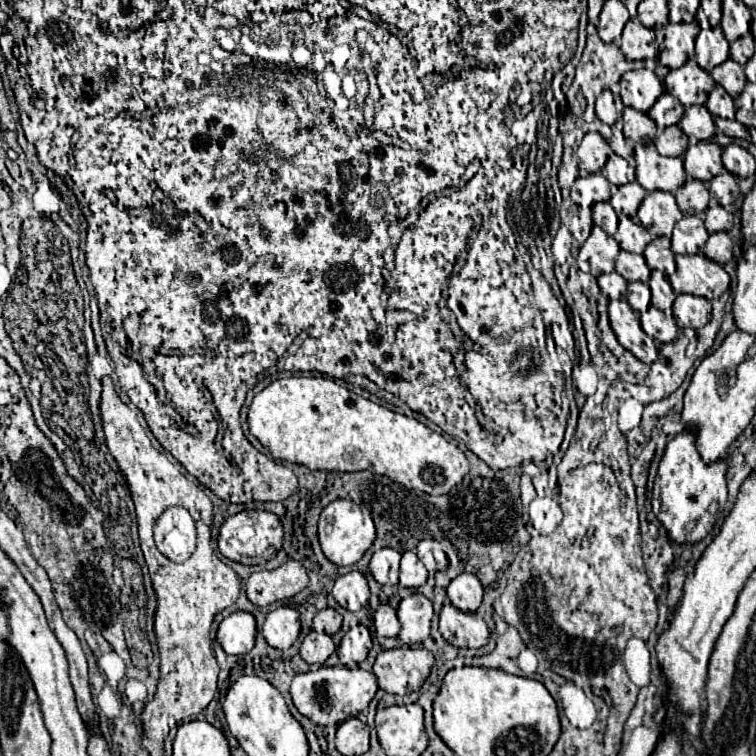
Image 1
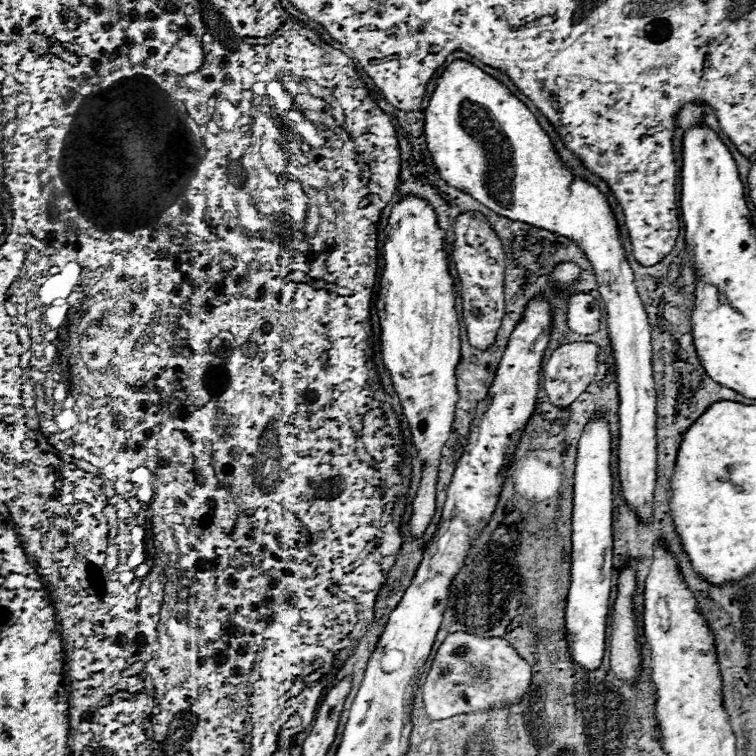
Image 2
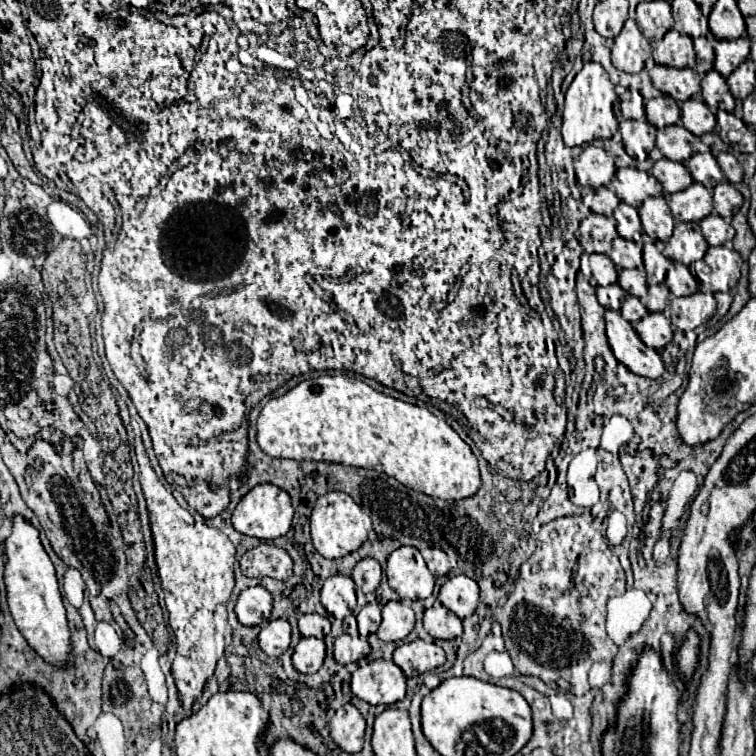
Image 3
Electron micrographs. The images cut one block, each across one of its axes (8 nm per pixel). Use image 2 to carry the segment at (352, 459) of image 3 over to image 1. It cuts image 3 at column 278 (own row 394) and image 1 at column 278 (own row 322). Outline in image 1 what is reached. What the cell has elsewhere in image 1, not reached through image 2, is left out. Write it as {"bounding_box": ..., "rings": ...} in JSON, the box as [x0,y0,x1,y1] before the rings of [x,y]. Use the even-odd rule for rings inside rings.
{"bounding_box":[248,376,468,496],"rings":[[[290,376],[272,382],[254,396],[248,410],[248,424],[250,432],[276,460],[296,462],[308,466],[310,470],[370,470],[388,476],[406,488],[422,490],[430,496],[448,494],[468,474],[468,460],[464,452],[458,446],[450,444],[442,434],[420,424],[416,418],[408,418],[404,414],[396,414],[384,406],[378,406],[372,400],[366,400],[342,388],[328,378]]]}

